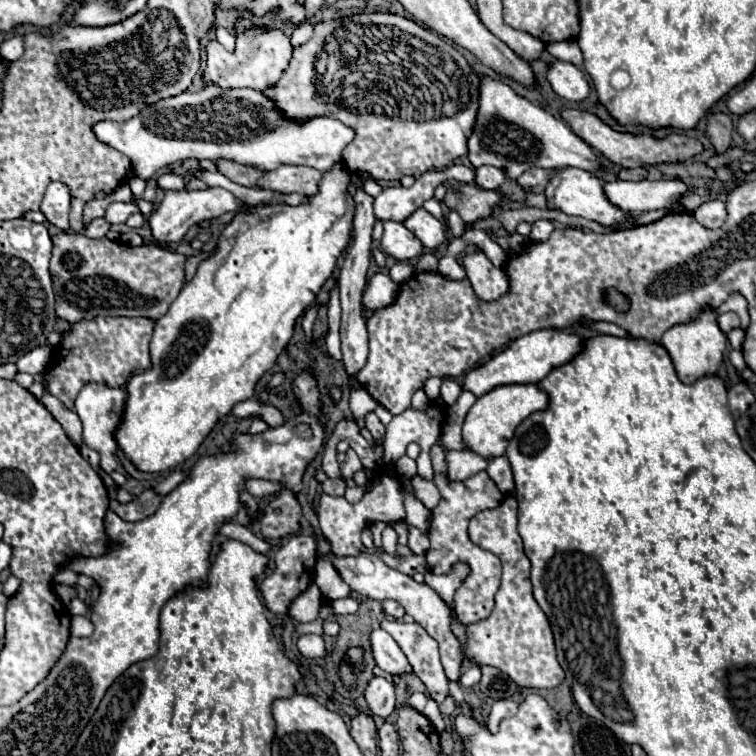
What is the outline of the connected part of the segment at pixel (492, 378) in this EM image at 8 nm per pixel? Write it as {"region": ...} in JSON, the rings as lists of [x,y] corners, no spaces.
{"region":[[[540,329],[532,331],[524,337],[514,339],[504,351],[494,355],[488,363],[470,369],[464,377],[462,389],[474,393],[476,397],[486,395],[490,389],[500,385],[512,385],[512,383],[538,383],[542,381],[554,367],[560,367],[568,363],[576,353],[582,351],[582,339],[572,333],[564,333],[558,329]]]}

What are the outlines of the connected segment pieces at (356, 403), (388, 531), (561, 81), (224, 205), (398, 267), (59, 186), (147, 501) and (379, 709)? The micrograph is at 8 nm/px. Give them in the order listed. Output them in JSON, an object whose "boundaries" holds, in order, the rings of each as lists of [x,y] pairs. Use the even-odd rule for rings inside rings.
{"boundaries":[[[[364,387],[350,389],[350,409],[360,429],[364,429],[366,413],[372,413],[376,407],[378,407],[378,401],[374,401],[374,397],[370,397],[370,393]]],[[[386,527],[384,531],[382,531],[382,549],[386,551],[386,553],[390,553],[390,555],[396,555],[396,545],[398,545],[398,535],[396,535],[396,531],[392,529],[392,527]]],[[[554,61],[548,67],[548,81],[552,89],[568,101],[584,101],[590,93],[588,77],[572,63]]],[[[206,187],[206,189],[196,189],[196,191],[188,191],[188,189],[166,191],[160,207],[152,213],[148,223],[150,223],[150,229],[158,243],[178,243],[178,241],[182,241],[182,237],[186,235],[186,231],[192,225],[196,225],[204,219],[220,217],[222,213],[228,213],[228,211],[236,211],[238,207],[240,207],[240,203],[236,201],[236,197],[222,187]]],[[[396,263],[396,265],[388,271],[388,275],[392,277],[392,281],[396,281],[396,283],[406,281],[412,273],[414,273],[414,267],[412,267],[410,263]]],[[[50,183],[40,205],[44,217],[58,229],[68,231],[68,211],[70,211],[70,189],[64,183]]],[[[152,489],[140,493],[138,497],[134,497],[130,503],[118,503],[116,499],[110,501],[110,509],[120,515],[124,521],[142,521],[146,517],[150,517],[158,505],[160,505],[162,497],[158,493],[154,493]]],[[[374,677],[368,683],[368,689],[364,693],[368,707],[374,715],[388,719],[394,709],[396,709],[396,695],[394,695],[394,685],[388,683],[384,677]]]]}

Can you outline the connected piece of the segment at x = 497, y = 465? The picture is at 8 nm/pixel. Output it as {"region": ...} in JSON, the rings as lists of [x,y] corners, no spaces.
{"region":[[[504,455],[490,459],[490,461],[488,461],[488,467],[486,467],[486,473],[490,475],[490,479],[498,485],[498,489],[500,489],[504,495],[514,493],[512,469],[510,469],[510,463],[508,463],[508,459],[506,459]]]}

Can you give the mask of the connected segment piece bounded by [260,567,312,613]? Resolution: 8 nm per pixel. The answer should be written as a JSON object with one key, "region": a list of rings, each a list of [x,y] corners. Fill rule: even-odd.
{"region":[[[308,567],[302,577],[276,577],[274,573],[270,573],[268,577],[264,577],[264,581],[260,583],[260,593],[264,597],[266,607],[272,613],[286,613],[288,605],[312,583],[312,569]]]}

